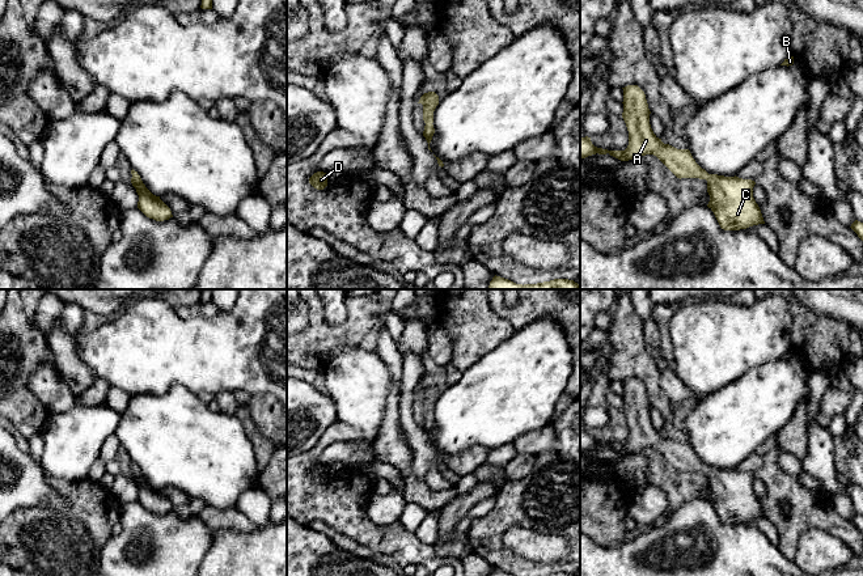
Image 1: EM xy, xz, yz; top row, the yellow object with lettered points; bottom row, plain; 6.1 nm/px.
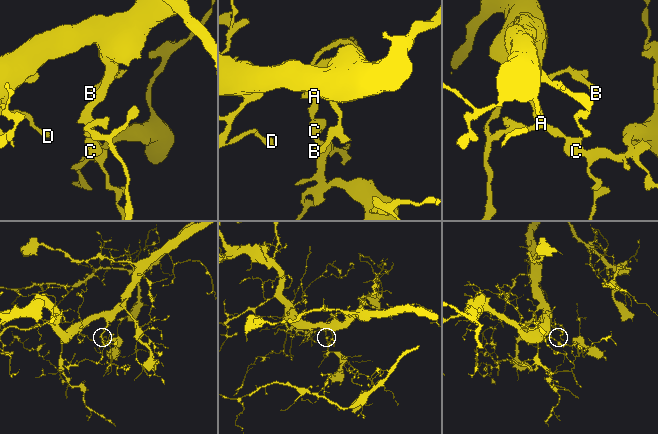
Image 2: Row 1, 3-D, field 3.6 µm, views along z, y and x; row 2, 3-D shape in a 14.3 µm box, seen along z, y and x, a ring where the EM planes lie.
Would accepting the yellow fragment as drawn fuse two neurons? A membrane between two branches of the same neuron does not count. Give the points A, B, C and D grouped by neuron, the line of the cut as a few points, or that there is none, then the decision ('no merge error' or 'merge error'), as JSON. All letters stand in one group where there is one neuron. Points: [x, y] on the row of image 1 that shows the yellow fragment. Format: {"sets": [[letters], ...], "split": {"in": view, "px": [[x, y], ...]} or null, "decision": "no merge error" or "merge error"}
{"sets": [["A", "B", "C", "D"]], "split": null, "decision": "no merge error"}

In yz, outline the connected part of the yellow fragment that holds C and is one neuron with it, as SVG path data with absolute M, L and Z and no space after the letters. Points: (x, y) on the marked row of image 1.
M638 85L623 89L622 118L629 131L629 145L625 151L608 151L592 144L591 137L580 137L580 160L592 154L606 154L621 160L638 160L646 154L656 156L677 178L699 178L707 181L710 202L707 207L714 212L724 230L740 230L765 224L761 209L753 198L752 179L708 174L693 158L689 149L677 149L664 144L650 124L650 109L644 92Z

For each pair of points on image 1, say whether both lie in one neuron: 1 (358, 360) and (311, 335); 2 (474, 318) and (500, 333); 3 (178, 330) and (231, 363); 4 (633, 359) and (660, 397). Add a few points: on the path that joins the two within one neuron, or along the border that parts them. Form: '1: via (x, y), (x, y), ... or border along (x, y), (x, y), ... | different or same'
1: border along (359, 343), (339, 347), (329, 355) | different
2: via (481, 325), (486, 330), (494, 330) | same
3: via (191, 343), (203, 355), (218, 355) | same
4: via (642, 368), (650, 376), (652, 388) | same

